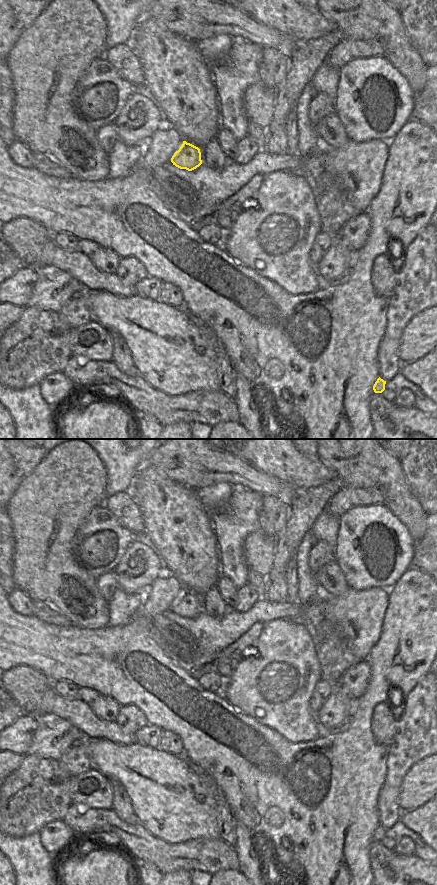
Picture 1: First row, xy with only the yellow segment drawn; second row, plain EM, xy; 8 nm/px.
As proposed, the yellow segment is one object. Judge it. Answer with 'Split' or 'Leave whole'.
Split.

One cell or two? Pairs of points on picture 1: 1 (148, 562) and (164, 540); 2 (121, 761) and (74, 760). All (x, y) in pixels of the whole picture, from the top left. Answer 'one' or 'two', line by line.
1: two
2: two

